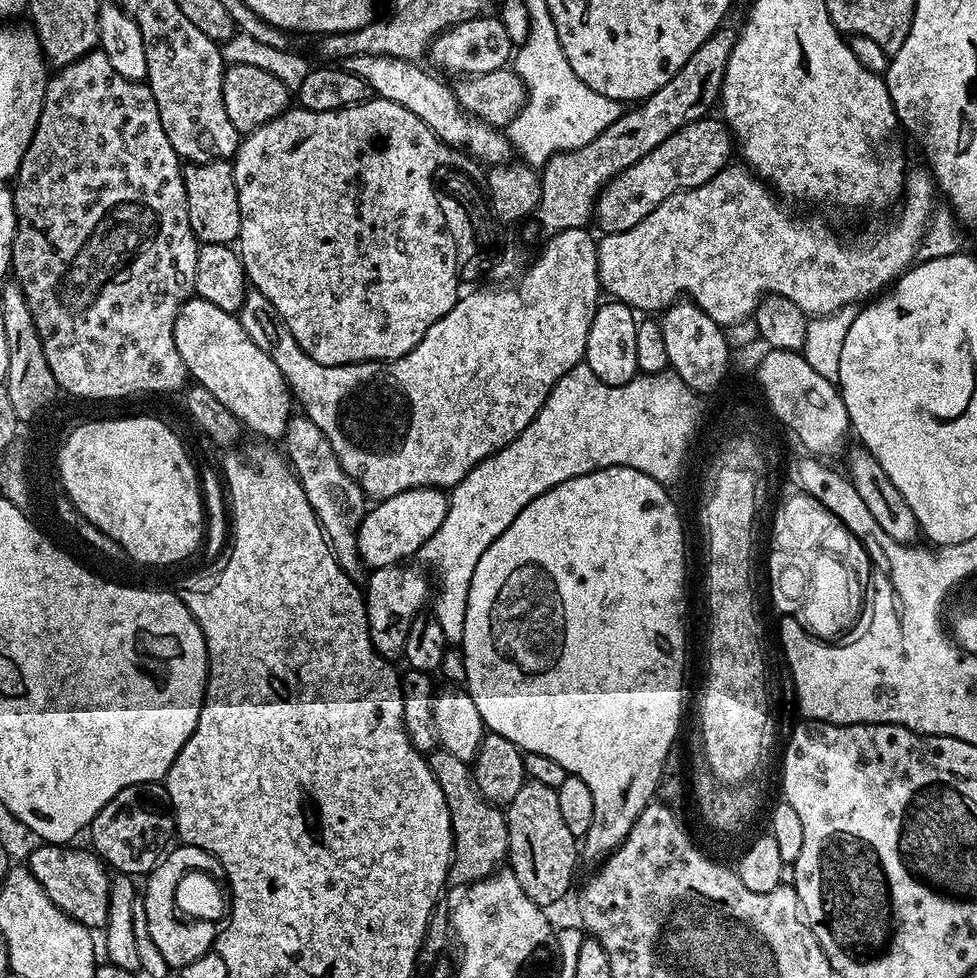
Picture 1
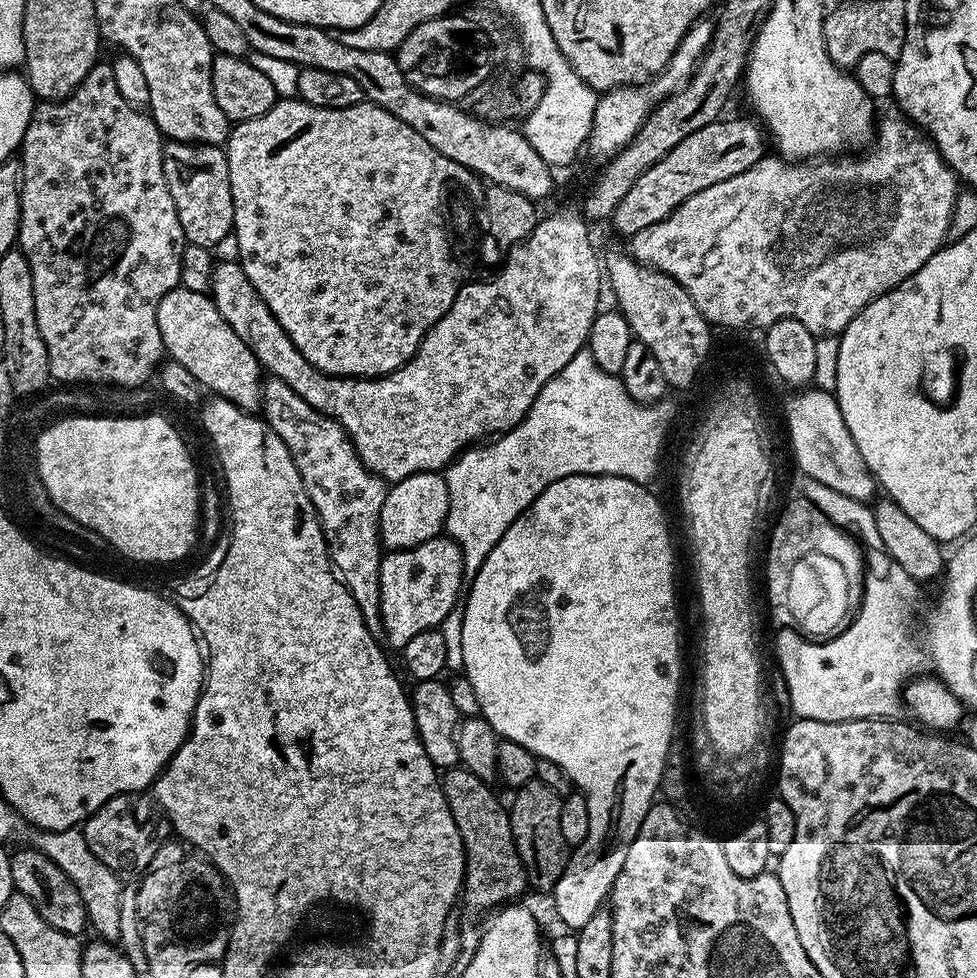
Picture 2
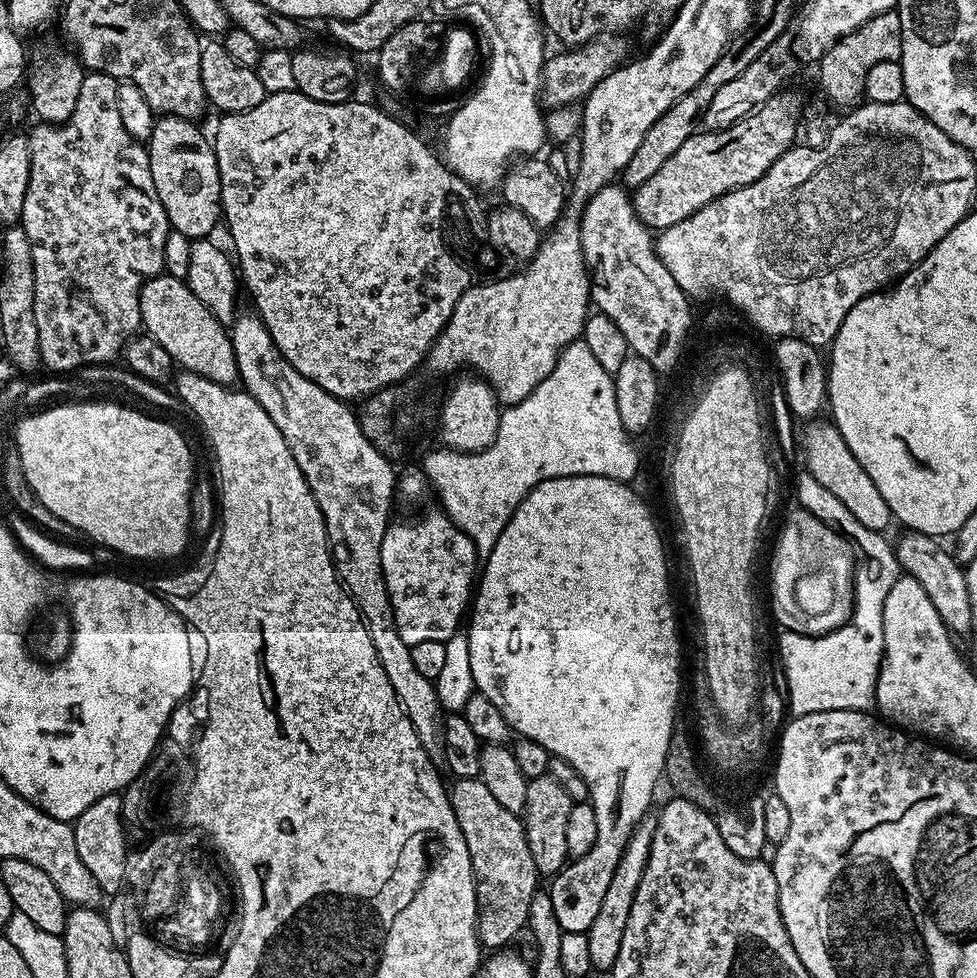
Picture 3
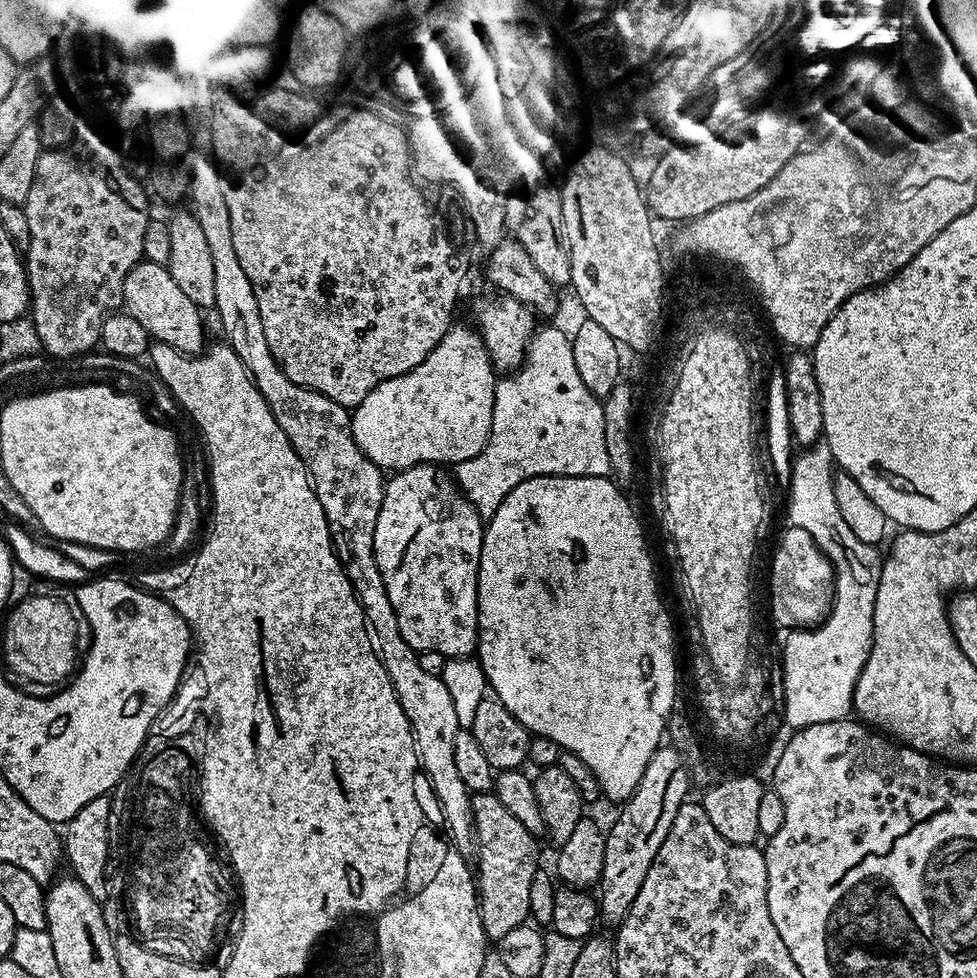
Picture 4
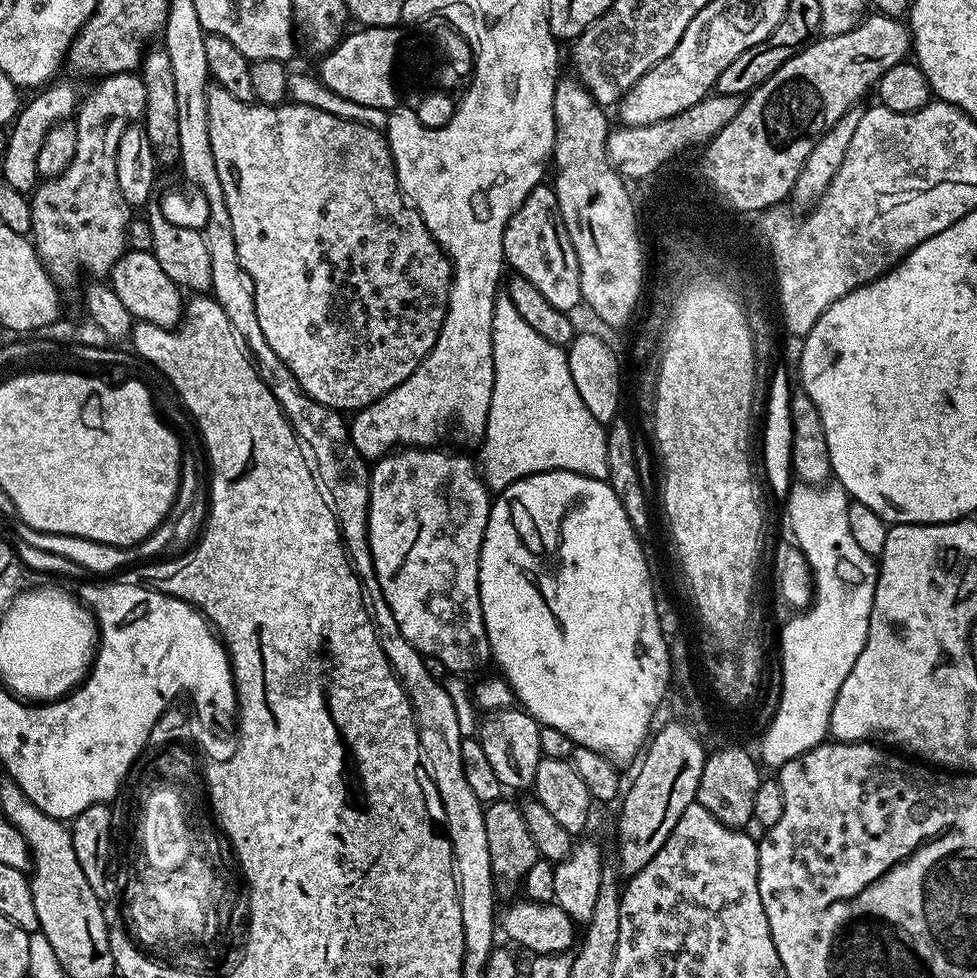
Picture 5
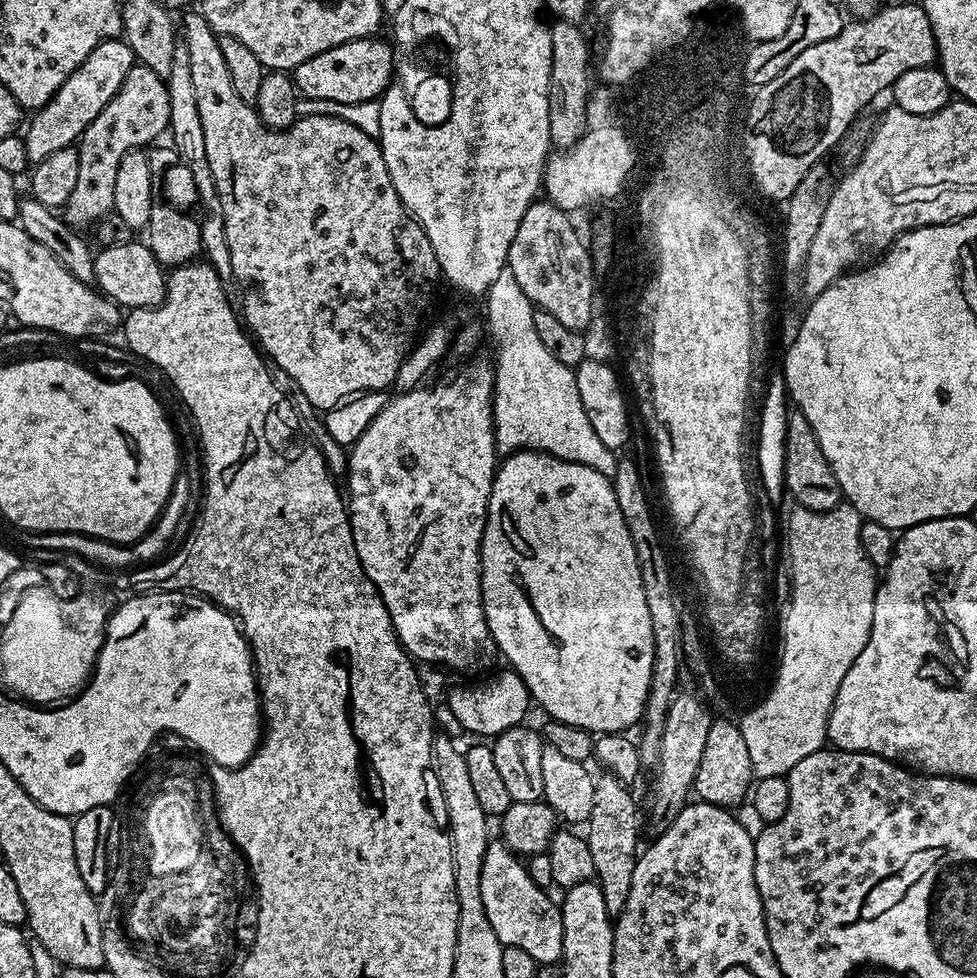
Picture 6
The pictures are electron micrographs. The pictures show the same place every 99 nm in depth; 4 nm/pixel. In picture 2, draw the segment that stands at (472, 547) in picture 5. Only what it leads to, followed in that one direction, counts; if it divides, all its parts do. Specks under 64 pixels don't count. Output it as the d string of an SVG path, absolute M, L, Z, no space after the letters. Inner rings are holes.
M447 535L435 536L413 548L389 551L380 561L380 621L387 647L402 650L414 634L439 628L446 614L461 603L465 584L462 552Z

